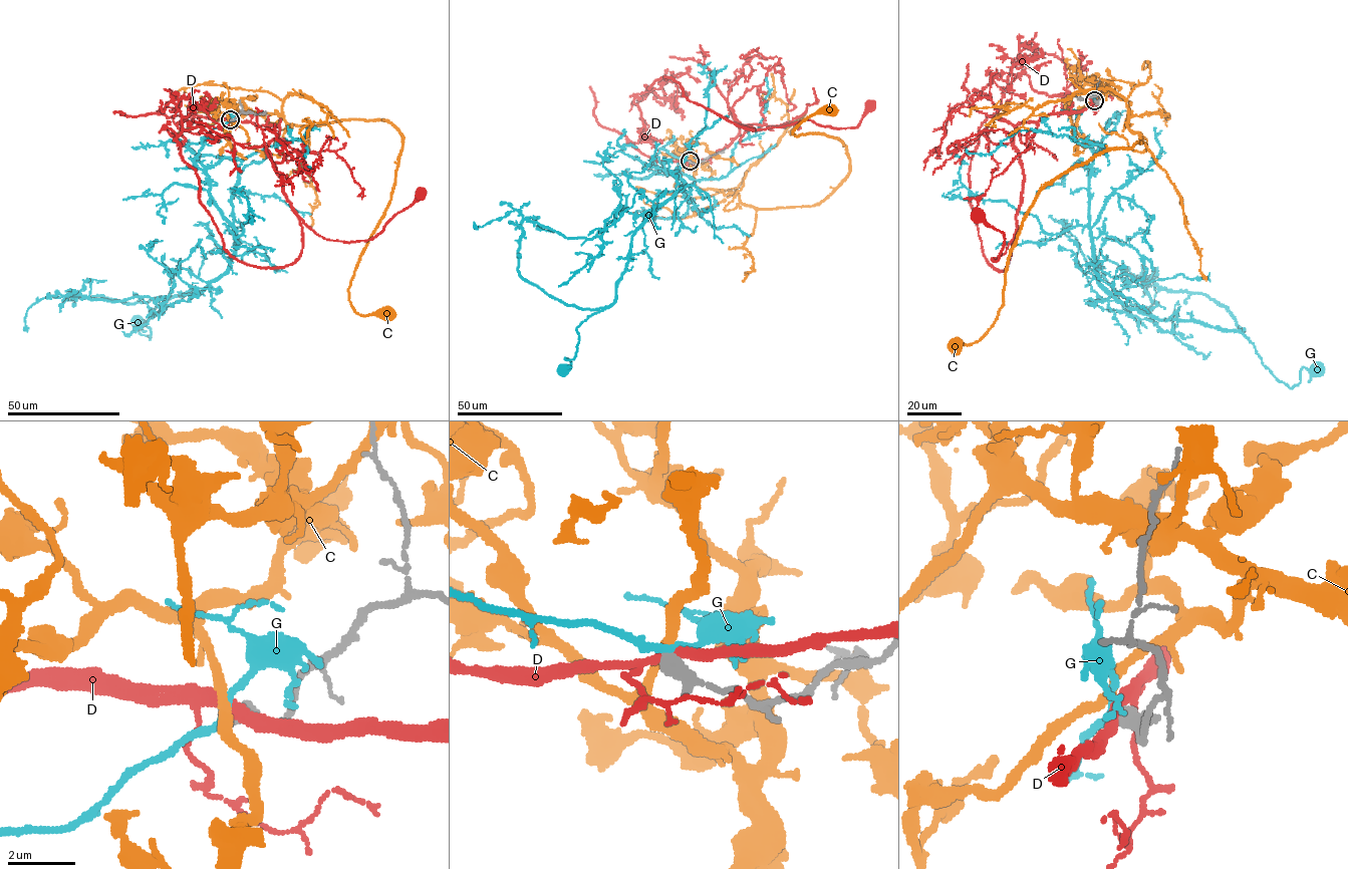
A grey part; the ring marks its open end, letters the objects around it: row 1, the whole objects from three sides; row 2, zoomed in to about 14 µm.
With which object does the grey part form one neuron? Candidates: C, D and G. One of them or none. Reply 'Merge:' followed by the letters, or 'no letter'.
Merge: no letter

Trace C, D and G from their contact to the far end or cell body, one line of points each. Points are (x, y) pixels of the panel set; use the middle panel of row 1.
C: (690, 161), (699, 188), (737, 193), (745, 204), (817, 205), (849, 172), (846, 147), (792, 131), (827, 110)
D: (690, 161), (738, 135), (729, 108), (738, 125), (756, 129), (805, 119), (838, 128), (857, 126), (870, 104)
G: (690, 161), (662, 149), (653, 159), (684, 186), (635, 232), (615, 301), (576, 328), (575, 356), (563, 371)

